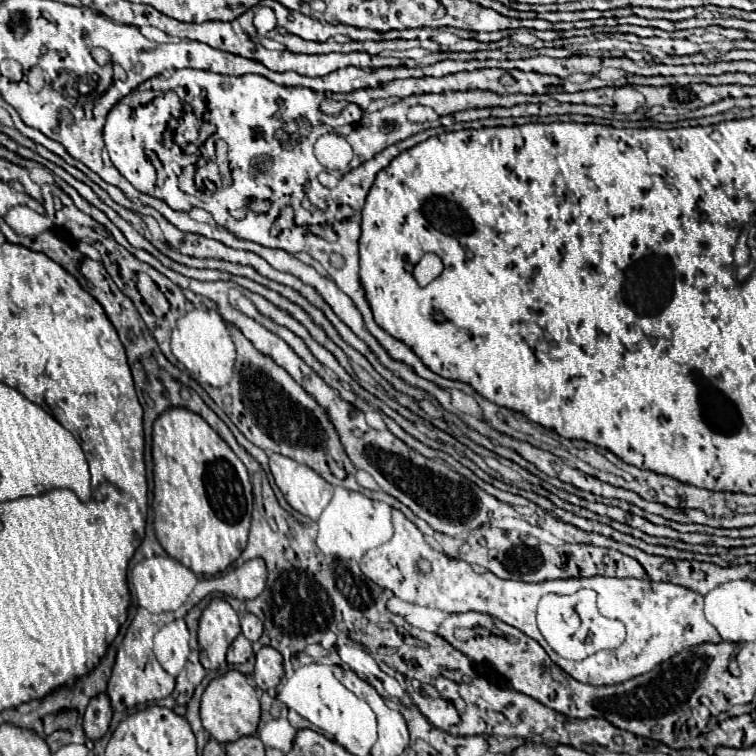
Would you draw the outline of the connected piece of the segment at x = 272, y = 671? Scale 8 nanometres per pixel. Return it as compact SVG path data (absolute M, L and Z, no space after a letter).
M261 647L261 651L255 655L255 671L253 681L261 691L271 691L279 685L283 677L283 657L279 651L271 647Z

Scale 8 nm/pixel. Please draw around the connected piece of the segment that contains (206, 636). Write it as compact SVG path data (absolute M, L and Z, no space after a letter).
M213 599L199 619L201 665L207 671L217 671L225 663L225 653L239 633L239 617L233 607L223 599Z

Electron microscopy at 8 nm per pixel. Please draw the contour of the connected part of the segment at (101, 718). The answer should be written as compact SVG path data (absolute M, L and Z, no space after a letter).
M105 693L93 697L93 701L89 701L85 717L83 717L83 729L87 739L91 741L99 741L107 731L109 731L109 723L111 723L111 705L109 705L109 697Z

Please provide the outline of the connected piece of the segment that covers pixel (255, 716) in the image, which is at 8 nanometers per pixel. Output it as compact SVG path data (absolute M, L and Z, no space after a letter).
M229 671L213 679L201 697L201 721L205 731L221 745L233 743L245 735L255 735L259 725L259 699L255 687L239 671Z

